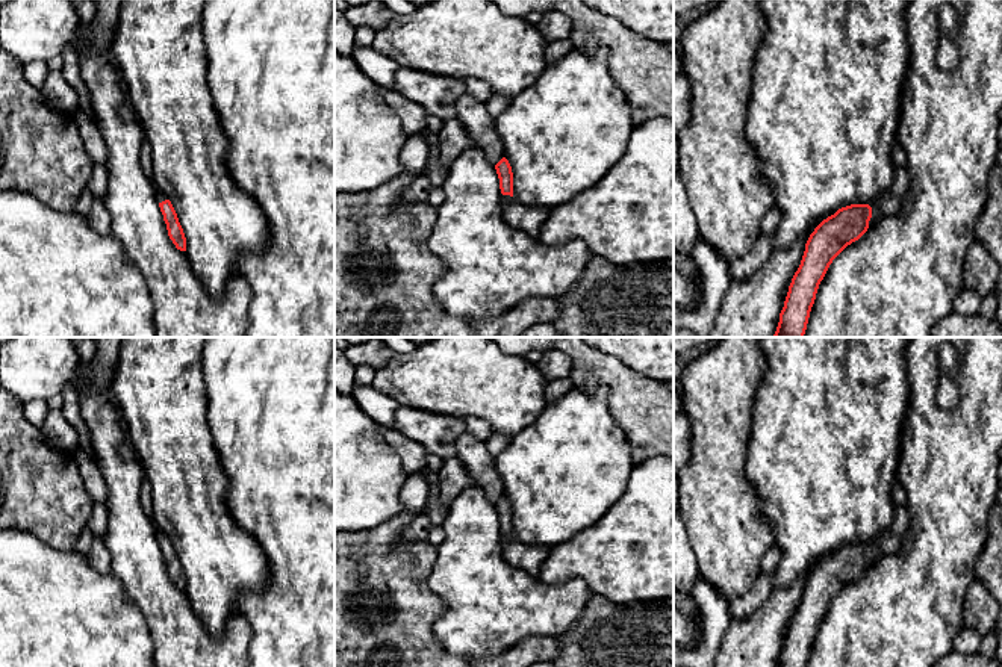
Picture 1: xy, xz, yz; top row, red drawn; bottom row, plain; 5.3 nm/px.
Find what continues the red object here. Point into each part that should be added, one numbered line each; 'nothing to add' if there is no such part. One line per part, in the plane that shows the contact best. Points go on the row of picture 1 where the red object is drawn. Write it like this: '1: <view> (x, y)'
1: yz (890, 201)

